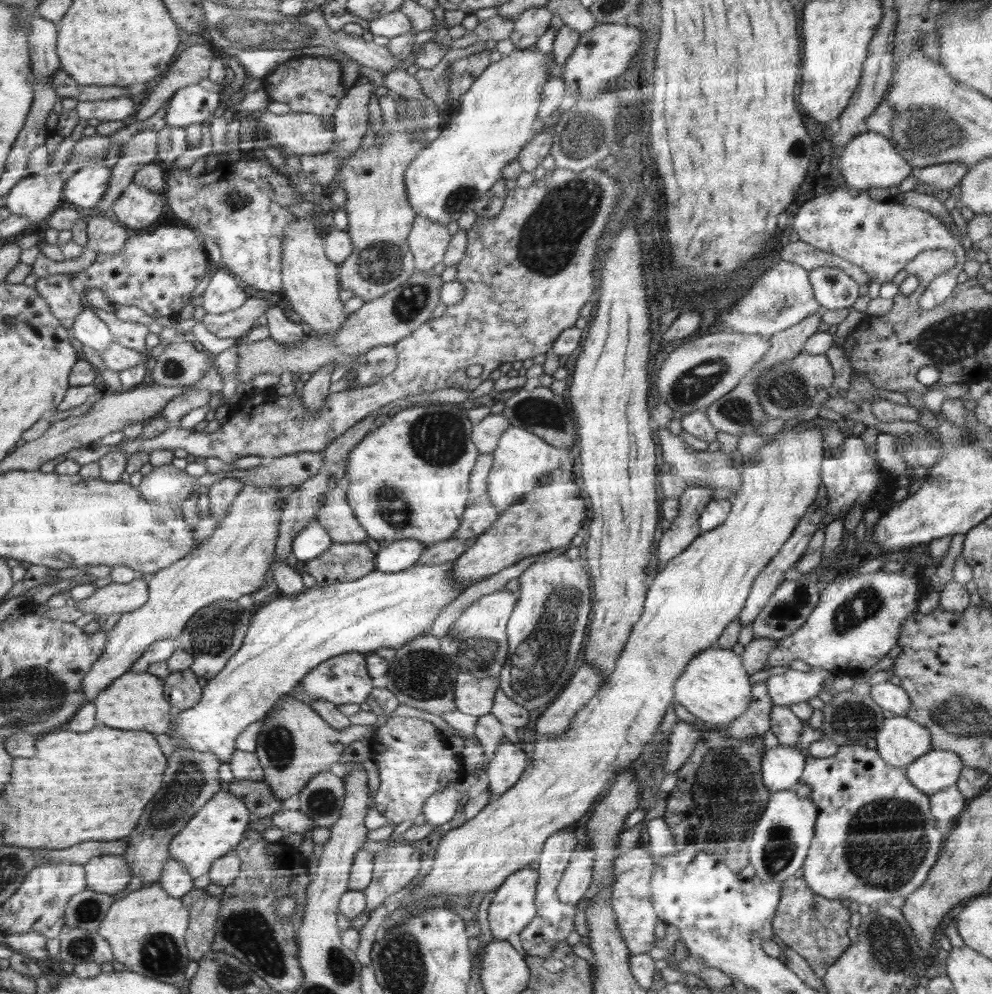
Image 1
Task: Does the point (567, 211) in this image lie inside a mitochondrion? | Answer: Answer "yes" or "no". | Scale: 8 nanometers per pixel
yes

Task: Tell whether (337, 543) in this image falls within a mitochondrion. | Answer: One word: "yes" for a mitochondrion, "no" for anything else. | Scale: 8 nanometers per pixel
no

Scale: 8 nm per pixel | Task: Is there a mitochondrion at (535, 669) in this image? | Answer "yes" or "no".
yes

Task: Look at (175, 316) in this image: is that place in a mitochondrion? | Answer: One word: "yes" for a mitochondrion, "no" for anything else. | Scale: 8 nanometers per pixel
no

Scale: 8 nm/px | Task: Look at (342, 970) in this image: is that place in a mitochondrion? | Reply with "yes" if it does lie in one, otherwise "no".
yes

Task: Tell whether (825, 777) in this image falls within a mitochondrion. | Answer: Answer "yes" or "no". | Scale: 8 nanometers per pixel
no

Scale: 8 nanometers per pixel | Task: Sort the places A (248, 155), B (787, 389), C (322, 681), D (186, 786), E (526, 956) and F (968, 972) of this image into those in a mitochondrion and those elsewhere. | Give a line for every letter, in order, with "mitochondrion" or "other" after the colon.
A: other
B: mitochondrion
C: other
D: mitochondrion
E: other
F: other

